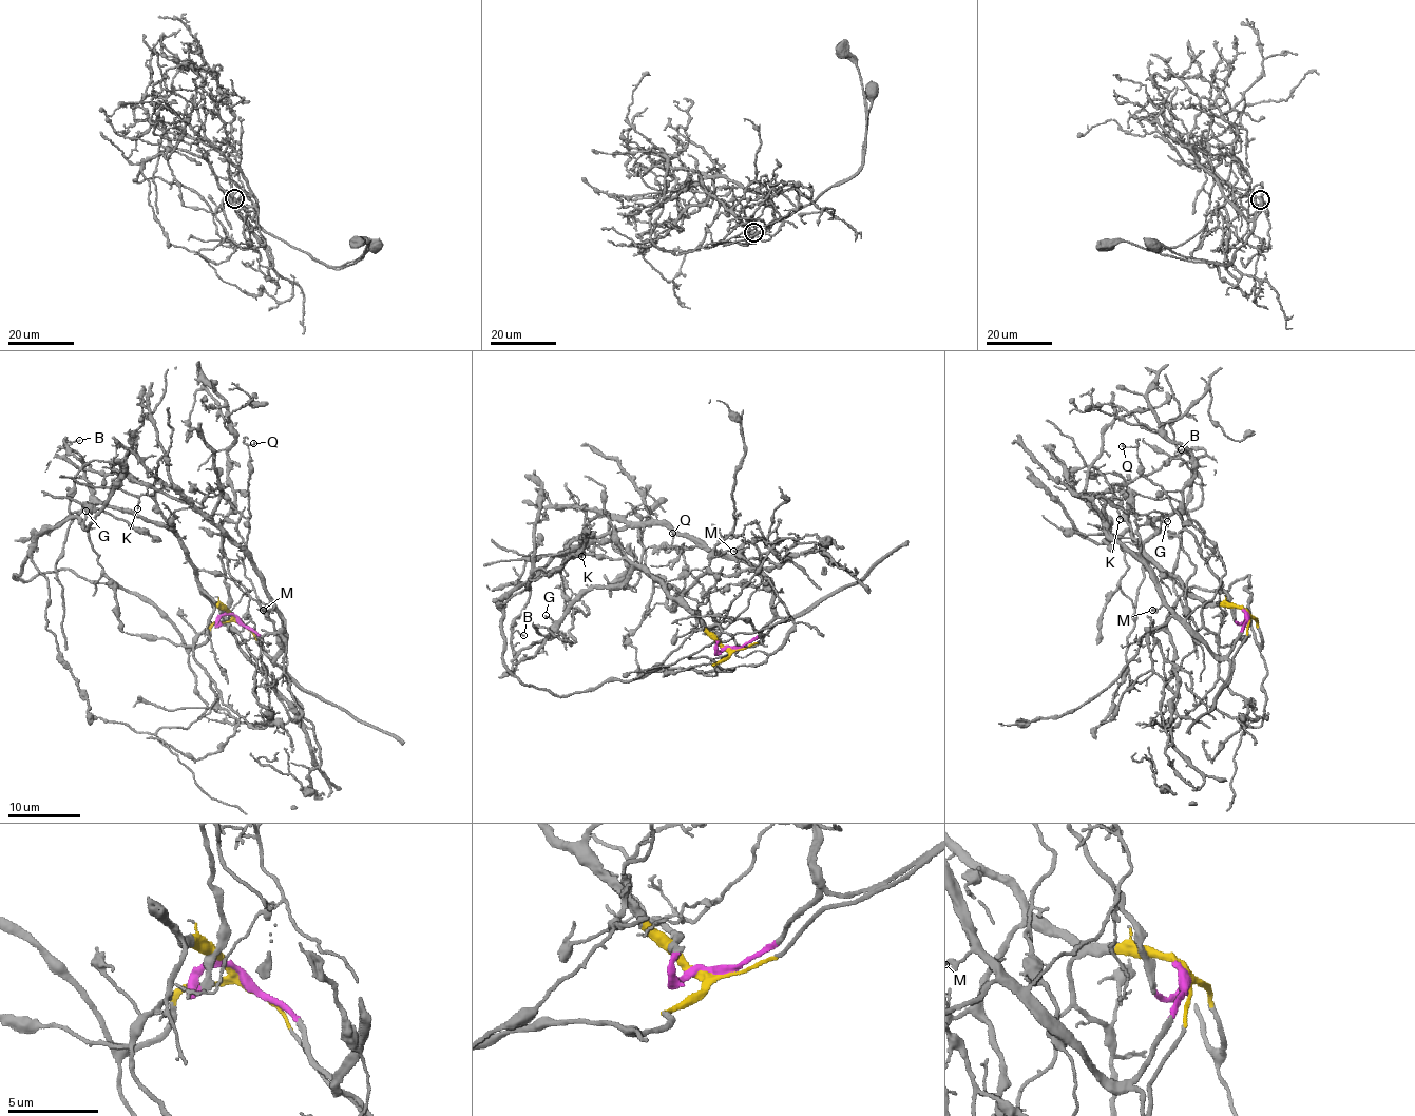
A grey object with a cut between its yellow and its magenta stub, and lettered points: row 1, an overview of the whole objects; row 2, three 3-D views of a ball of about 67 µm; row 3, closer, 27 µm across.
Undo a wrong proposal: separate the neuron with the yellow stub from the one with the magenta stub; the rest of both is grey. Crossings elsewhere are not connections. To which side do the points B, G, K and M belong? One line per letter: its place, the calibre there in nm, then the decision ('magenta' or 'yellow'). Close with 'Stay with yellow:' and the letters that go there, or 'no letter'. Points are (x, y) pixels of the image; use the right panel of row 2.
B: place (1181, 449); calibre 110 nm; magenta
G: place (1167, 521); calibre 110 nm; yellow
K: place (1120, 519); calibre 120 nm; yellow
M: place (1152, 610); calibre 170 nm; magenta
Stay with yellow: G, K

